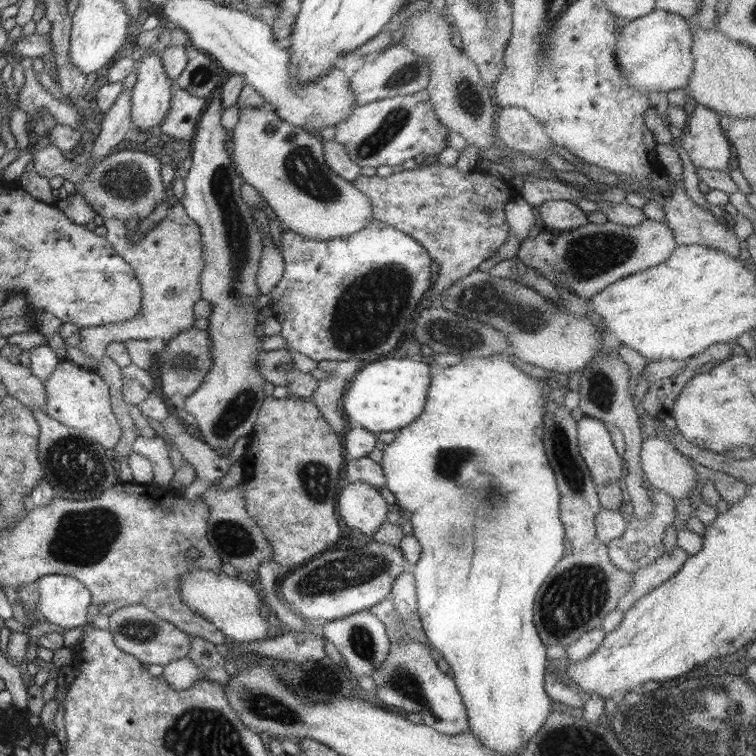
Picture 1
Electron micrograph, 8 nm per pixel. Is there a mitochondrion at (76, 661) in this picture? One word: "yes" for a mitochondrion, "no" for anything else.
no

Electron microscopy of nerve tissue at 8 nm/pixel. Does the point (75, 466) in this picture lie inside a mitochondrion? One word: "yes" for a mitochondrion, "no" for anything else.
yes

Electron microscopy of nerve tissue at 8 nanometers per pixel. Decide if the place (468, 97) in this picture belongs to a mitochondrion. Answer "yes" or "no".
yes

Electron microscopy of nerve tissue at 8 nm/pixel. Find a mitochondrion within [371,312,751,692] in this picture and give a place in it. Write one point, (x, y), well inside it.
(573, 599)

